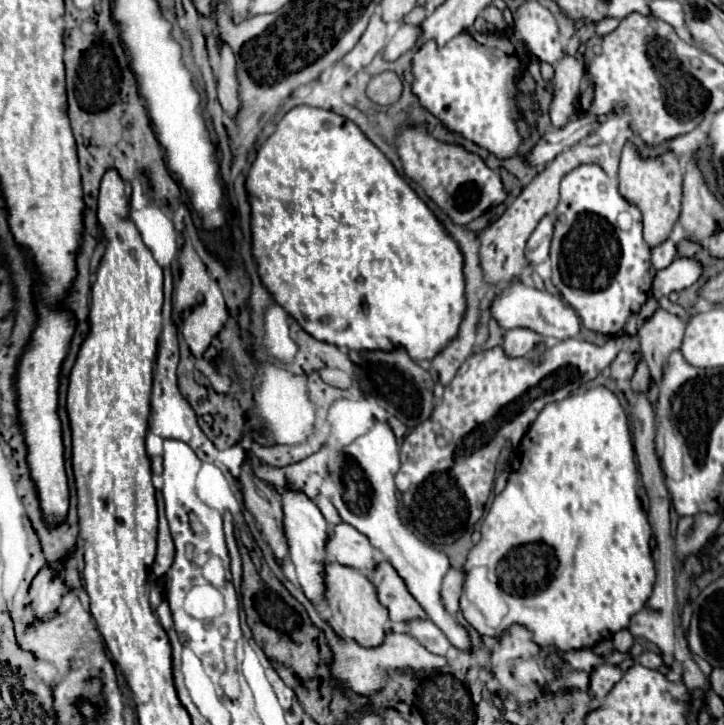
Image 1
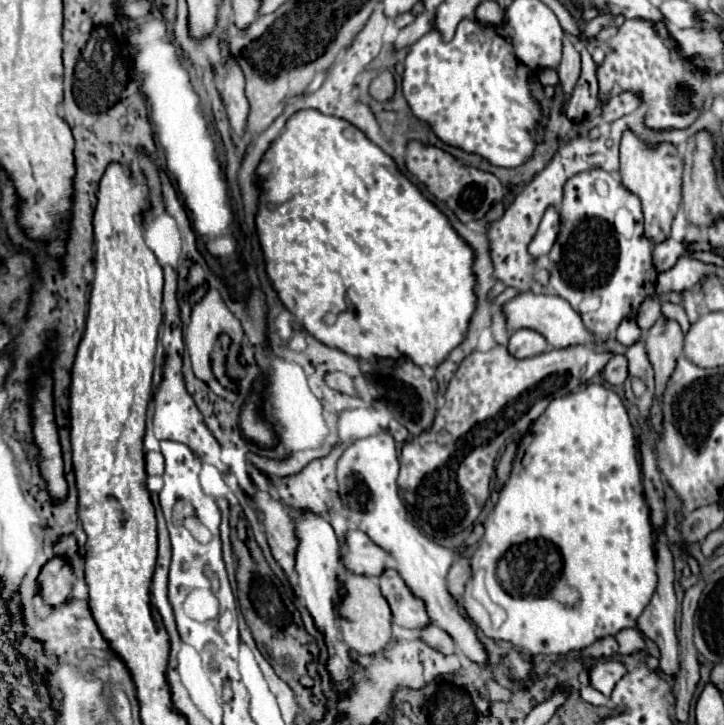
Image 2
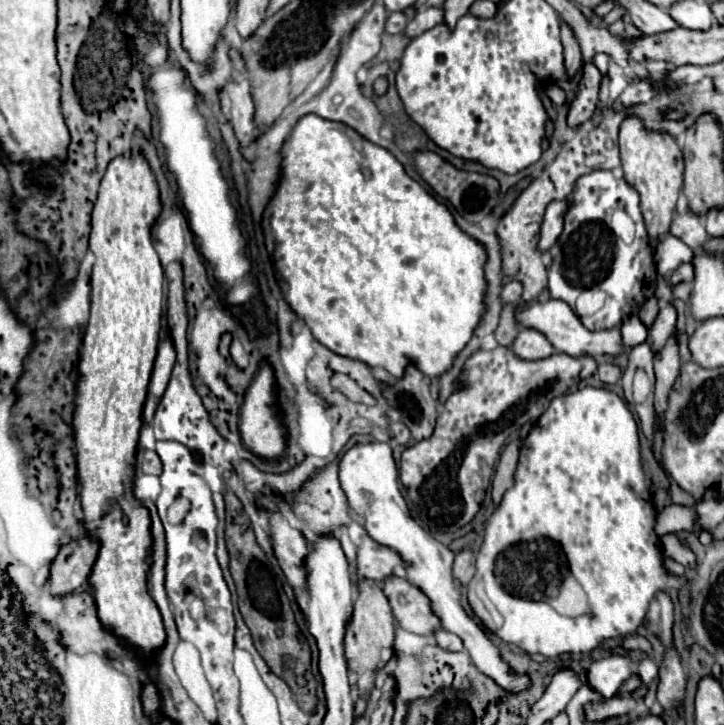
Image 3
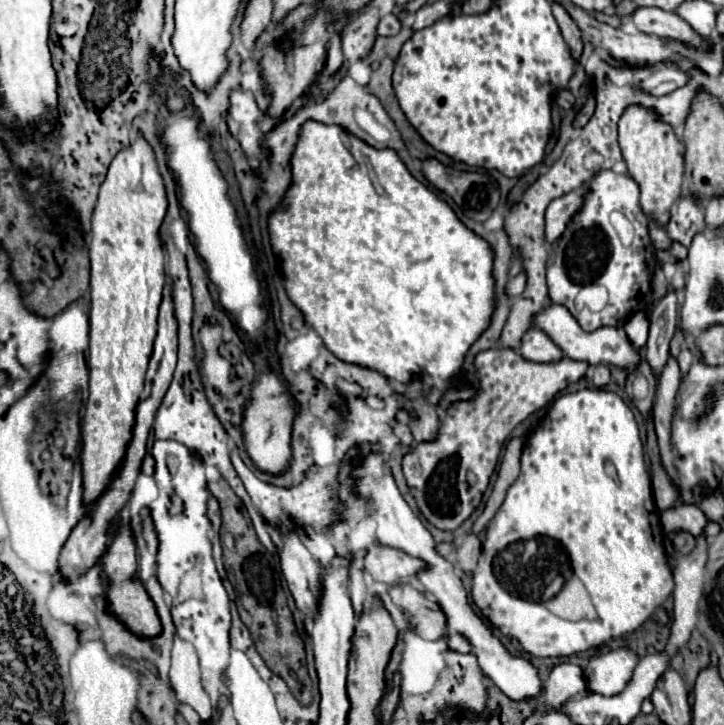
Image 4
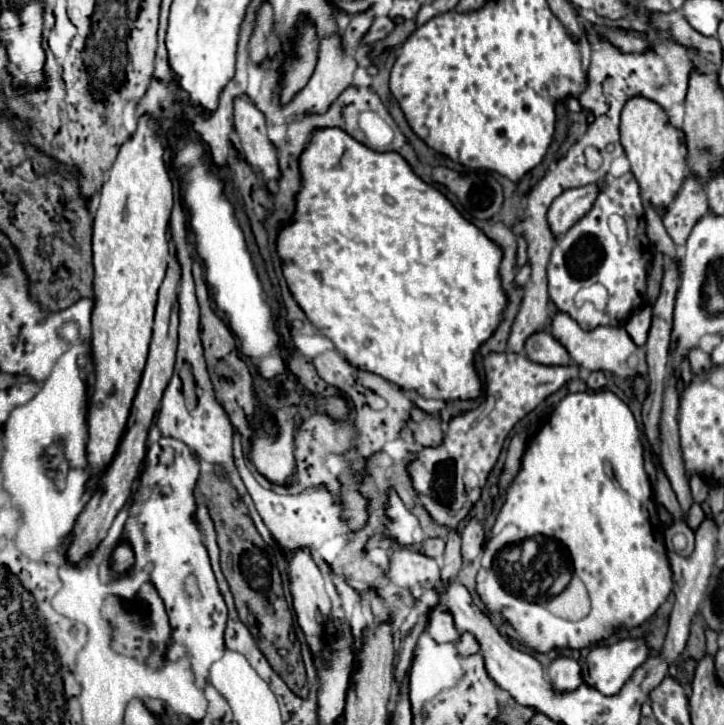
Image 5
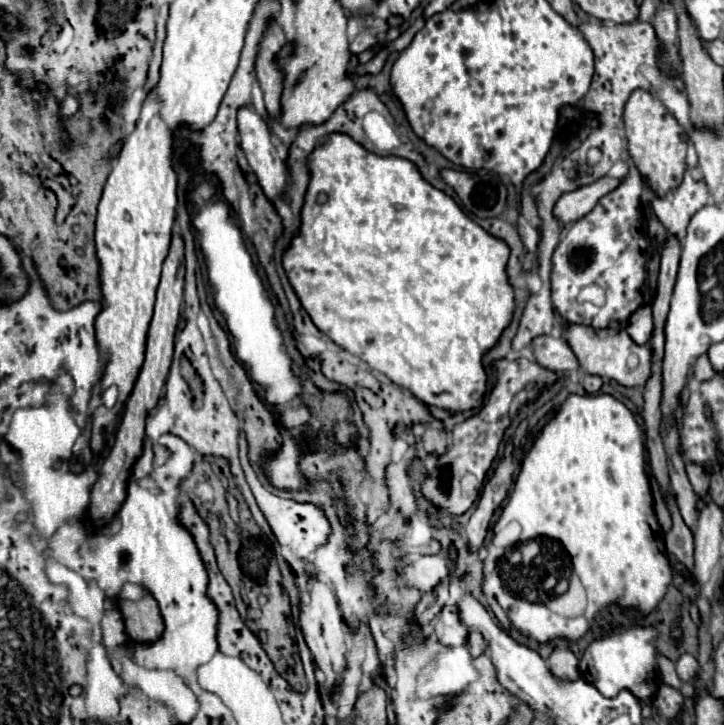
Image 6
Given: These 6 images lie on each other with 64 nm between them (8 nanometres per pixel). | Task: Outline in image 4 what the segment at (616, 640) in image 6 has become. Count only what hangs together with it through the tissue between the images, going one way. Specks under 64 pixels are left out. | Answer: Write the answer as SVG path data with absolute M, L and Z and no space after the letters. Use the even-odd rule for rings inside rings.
M628 648L594 656L584 670L586 686L590 692L602 696L616 696L626 688L636 664L638 656Z

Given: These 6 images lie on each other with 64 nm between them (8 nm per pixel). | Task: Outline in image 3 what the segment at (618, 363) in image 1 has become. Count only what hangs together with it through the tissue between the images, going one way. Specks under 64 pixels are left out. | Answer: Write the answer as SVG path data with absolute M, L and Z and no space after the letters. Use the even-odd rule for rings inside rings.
M600 364L598 366L598 378L604 382L604 384L616 384L620 378L622 378L622 370L616 366L616 364Z

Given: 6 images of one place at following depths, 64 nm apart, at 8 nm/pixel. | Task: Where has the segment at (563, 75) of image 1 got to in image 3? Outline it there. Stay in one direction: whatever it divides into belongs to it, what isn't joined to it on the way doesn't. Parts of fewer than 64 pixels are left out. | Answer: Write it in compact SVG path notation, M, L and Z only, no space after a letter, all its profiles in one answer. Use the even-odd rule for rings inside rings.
M562 22L562 44L564 44L564 64L566 64L566 78L574 78L580 72L582 66L582 54L580 46L570 30L568 24Z

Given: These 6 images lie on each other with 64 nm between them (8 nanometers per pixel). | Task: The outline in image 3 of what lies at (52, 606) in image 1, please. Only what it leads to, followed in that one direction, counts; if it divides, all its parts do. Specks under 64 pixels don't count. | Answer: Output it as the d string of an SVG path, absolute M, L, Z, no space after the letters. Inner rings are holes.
M94 538L72 540L70 544L62 546L50 566L50 594L66 596L80 588L80 584L88 580L96 554L98 542Z

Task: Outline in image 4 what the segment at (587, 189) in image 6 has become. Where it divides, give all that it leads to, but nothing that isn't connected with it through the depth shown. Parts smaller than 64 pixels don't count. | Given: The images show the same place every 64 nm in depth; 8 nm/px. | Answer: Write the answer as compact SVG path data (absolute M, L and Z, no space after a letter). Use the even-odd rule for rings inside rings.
M570 192L550 202L550 206L546 208L546 242L548 244L554 244L562 236L568 220L574 216L574 212L580 210L580 206L582 206L580 192Z

